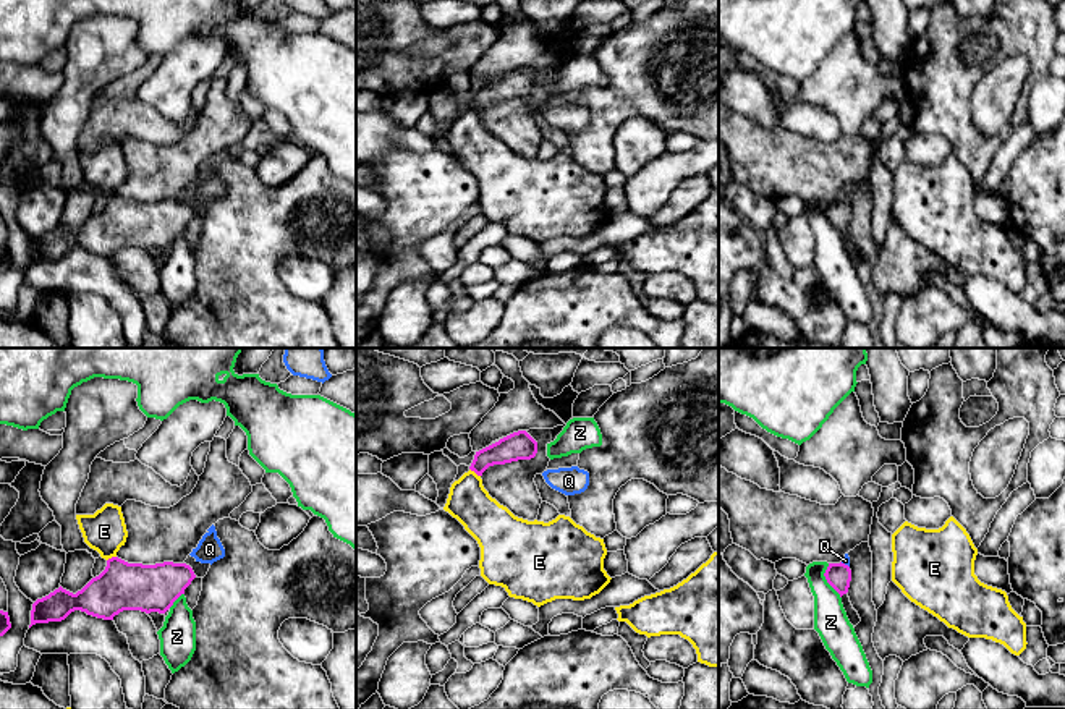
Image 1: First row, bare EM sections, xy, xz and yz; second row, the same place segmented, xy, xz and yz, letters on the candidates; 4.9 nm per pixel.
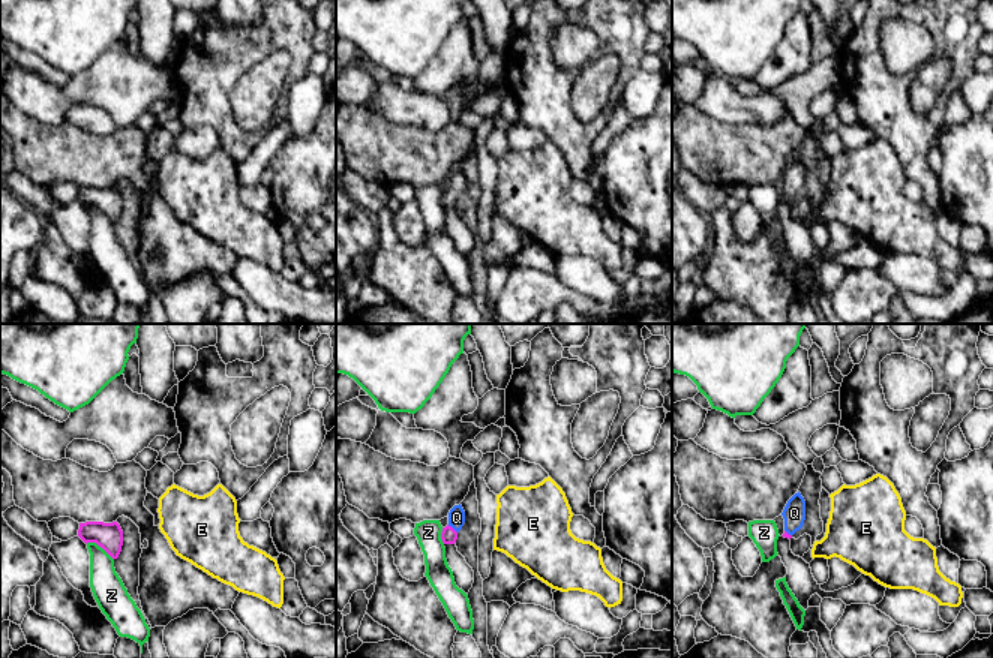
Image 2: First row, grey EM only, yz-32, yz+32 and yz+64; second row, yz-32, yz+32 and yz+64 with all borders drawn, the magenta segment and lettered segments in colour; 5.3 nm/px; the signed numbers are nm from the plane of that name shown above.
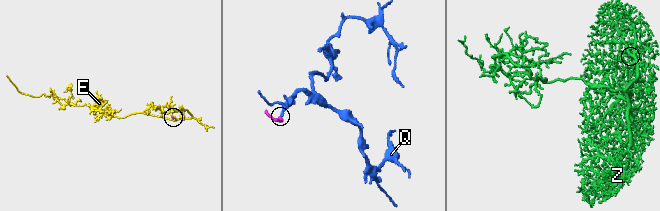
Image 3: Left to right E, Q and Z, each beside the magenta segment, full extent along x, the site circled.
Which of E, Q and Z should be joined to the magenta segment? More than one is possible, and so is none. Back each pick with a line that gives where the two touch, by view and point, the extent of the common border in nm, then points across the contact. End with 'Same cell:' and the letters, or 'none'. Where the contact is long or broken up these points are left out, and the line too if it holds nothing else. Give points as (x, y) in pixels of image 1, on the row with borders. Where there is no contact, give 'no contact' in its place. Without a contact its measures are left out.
Q: yz (844, 564) | 50 nm | across yz (839, 575), (844, 564), (845, 560)
Same cell: Q

